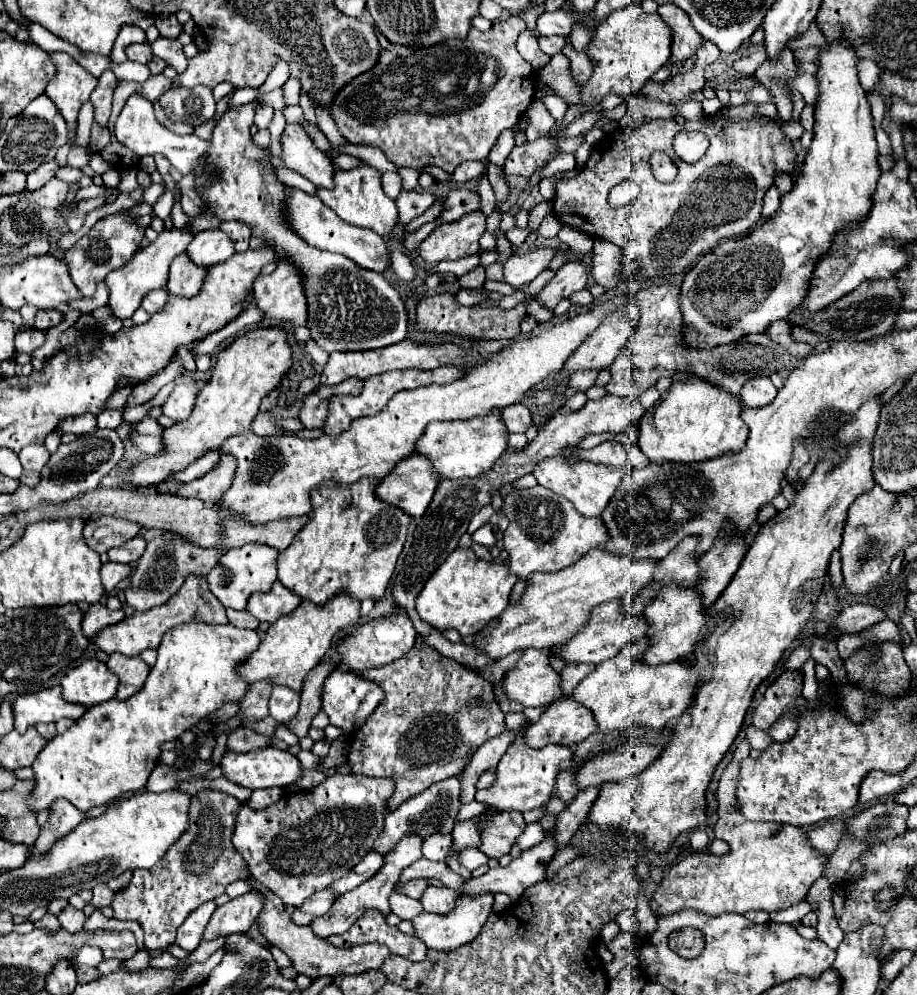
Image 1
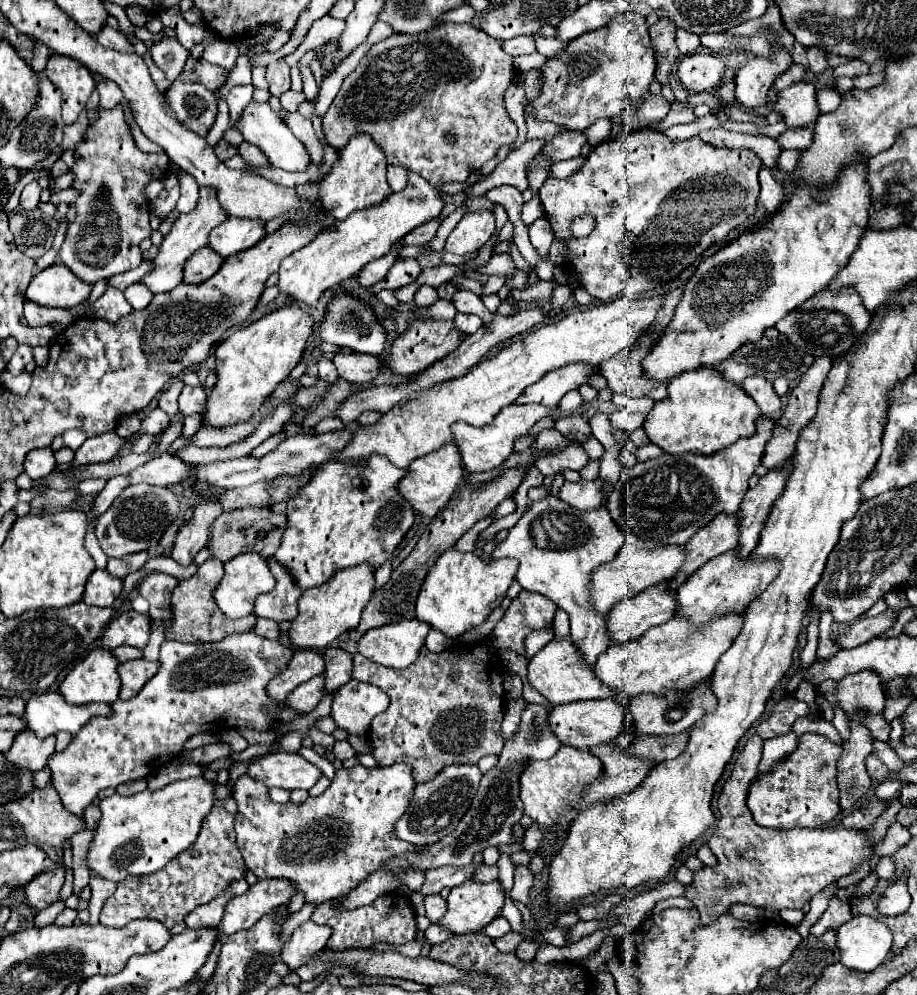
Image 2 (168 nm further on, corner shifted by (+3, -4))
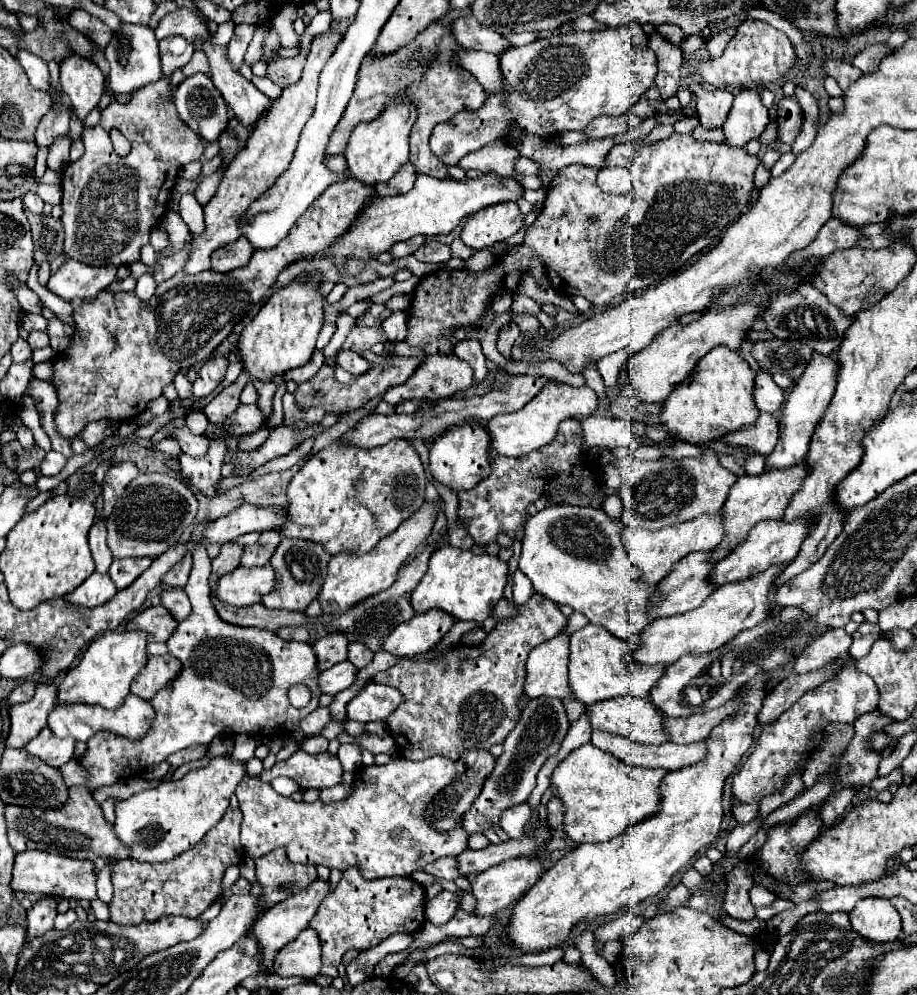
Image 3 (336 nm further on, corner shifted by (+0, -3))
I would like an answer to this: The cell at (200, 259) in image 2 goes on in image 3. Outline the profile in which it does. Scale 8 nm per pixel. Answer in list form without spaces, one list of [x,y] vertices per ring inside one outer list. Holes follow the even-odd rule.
[[[241,236],[235,242],[231,242],[229,246],[221,246],[213,252],[211,268],[217,272],[231,272],[235,268],[241,268],[249,262],[253,250],[255,248],[251,246],[251,242],[245,236]]]

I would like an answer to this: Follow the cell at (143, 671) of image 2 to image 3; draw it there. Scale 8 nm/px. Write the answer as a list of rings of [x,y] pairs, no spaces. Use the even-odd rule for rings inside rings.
[[[165,654],[159,658],[149,658],[147,666],[131,684],[131,692],[141,696],[143,700],[151,700],[159,690],[169,686],[181,672],[181,660],[173,654]]]

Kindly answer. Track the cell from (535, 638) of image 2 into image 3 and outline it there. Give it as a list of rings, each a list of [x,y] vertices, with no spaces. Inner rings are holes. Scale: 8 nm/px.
[[[573,612],[571,616],[569,616],[569,622],[567,622],[567,626],[565,626],[565,630],[563,632],[575,632],[575,630],[579,630],[581,626],[585,626],[589,620],[585,618],[585,614],[577,614],[577,612]]]

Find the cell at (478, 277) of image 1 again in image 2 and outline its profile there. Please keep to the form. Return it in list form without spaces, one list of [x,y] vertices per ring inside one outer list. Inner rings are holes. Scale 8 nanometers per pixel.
[[[460,289],[460,291],[452,297],[452,303],[456,305],[456,309],[458,309],[460,313],[474,313],[474,315],[478,315],[478,317],[482,319],[484,325],[490,323],[490,311],[484,307],[482,299],[480,299],[476,293],[472,293],[472,291],[468,291],[468,289]]]

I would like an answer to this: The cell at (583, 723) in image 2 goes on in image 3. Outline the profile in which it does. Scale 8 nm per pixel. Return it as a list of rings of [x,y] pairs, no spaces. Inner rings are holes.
[[[633,696],[611,698],[607,702],[597,702],[593,706],[587,706],[587,712],[589,712],[591,728],[627,736],[637,744],[665,744],[665,742],[669,742],[669,738],[665,738],[665,726],[663,726],[665,716],[649,700],[633,698]]]

